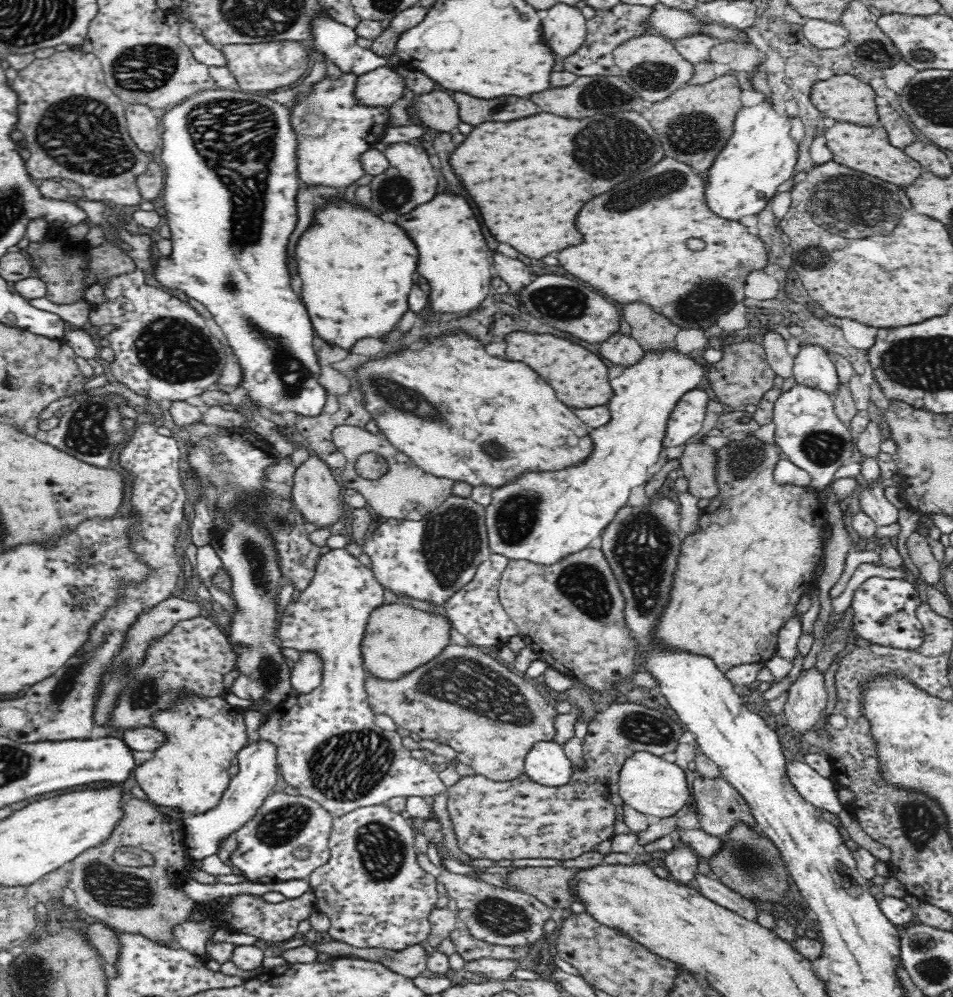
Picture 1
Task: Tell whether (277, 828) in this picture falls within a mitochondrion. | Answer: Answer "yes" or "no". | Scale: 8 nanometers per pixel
yes

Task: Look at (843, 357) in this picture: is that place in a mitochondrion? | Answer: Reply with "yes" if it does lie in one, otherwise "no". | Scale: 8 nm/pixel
no

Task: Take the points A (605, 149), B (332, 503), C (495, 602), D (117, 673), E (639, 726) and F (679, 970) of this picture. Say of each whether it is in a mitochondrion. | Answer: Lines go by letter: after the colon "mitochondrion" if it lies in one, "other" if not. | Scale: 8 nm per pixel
A: mitochondrion
B: other
C: other
D: mitochondrion
E: mitochondrion
F: other

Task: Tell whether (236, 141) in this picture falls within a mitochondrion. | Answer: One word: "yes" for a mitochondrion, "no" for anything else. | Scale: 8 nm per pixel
yes

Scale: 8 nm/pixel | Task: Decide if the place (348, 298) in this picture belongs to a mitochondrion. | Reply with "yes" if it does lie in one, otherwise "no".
no

